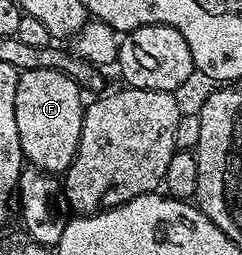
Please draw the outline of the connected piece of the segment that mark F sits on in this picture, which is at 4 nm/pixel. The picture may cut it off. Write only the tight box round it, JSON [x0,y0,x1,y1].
[16,69,84,175]

